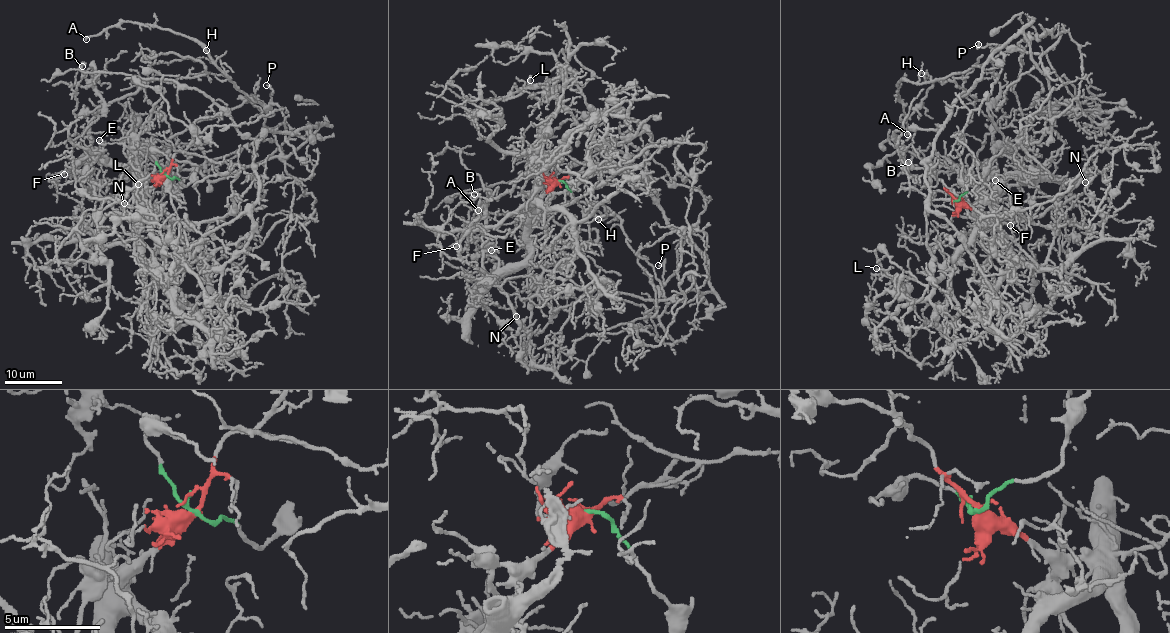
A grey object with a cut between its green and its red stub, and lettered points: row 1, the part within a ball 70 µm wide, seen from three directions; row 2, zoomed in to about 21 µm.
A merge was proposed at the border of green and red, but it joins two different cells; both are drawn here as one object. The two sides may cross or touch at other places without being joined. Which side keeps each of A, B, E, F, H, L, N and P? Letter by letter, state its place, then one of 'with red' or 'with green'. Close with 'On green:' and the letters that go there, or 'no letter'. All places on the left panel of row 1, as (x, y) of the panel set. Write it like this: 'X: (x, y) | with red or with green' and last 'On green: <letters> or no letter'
A: (86, 39) | with green
B: (82, 66) | with red
E: (99, 140) | with red
F: (64, 174) | with red
H: (206, 50) | with green
L: (138, 184) | with red
N: (124, 203) | with red
P: (266, 85) | with green
On green: A, H, P

